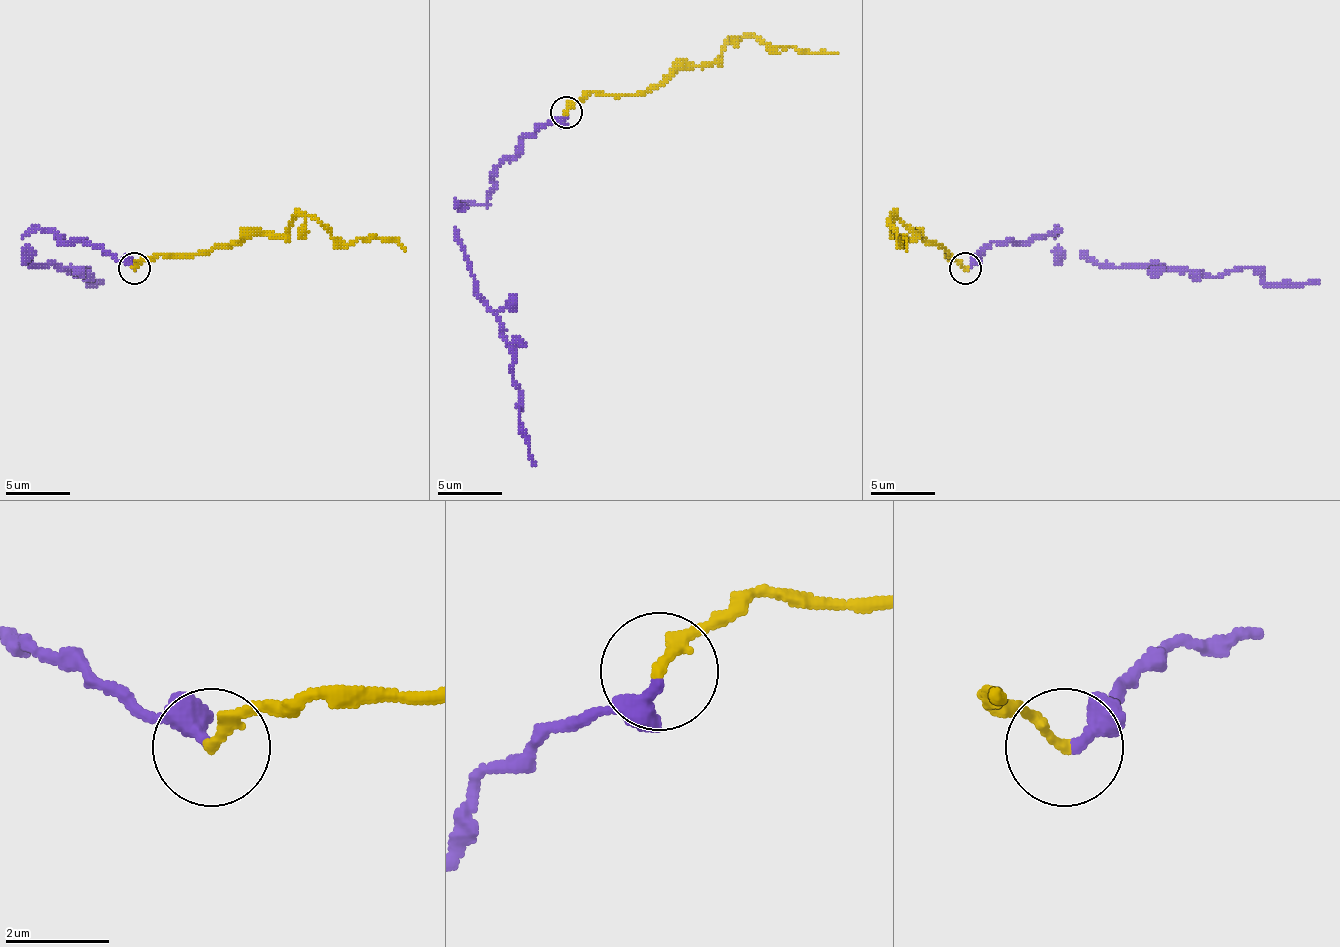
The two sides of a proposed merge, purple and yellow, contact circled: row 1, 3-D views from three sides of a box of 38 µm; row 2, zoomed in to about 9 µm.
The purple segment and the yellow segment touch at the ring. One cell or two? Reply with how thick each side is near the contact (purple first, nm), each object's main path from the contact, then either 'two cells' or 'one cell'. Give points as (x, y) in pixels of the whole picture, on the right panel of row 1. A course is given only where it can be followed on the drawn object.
calibres 220 and 220 nm; course purple (968, 267), (993, 241), (1058, 228), (1061, 251), (1112, 267), (1318, 280); course yellow (964, 267), (894, 216), (890, 219), (900, 244), (907, 238), (907, 251); one cell

